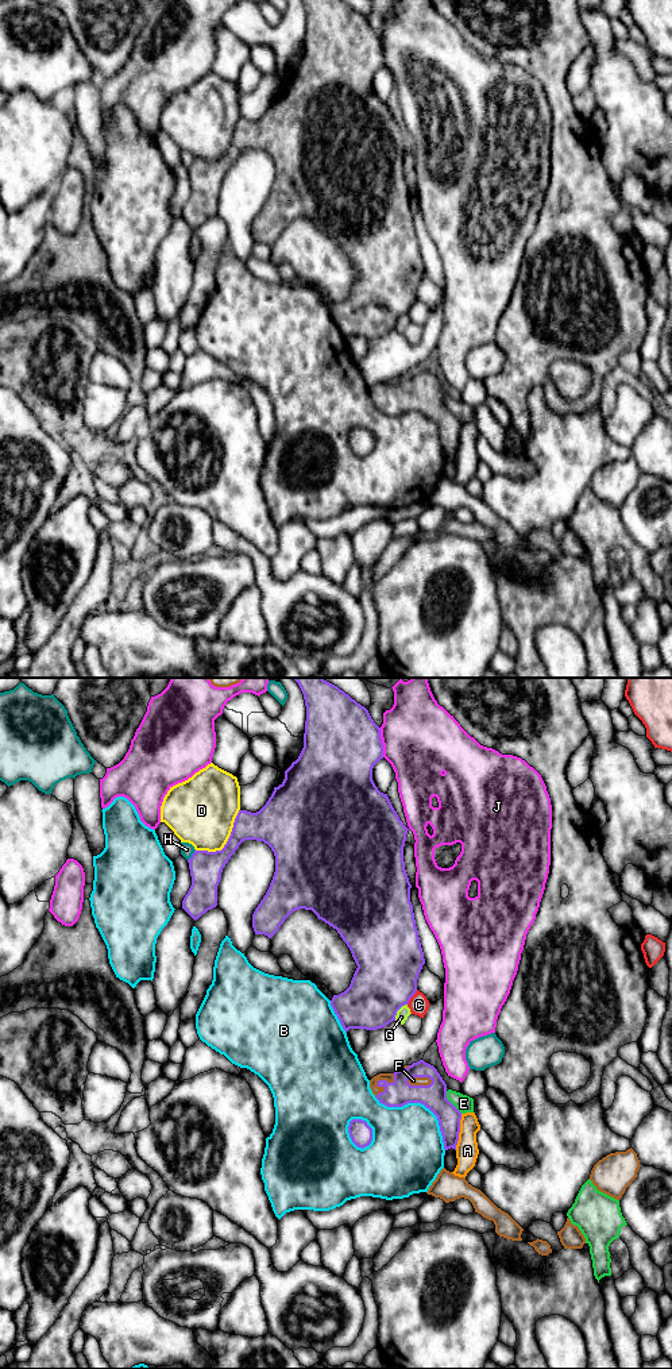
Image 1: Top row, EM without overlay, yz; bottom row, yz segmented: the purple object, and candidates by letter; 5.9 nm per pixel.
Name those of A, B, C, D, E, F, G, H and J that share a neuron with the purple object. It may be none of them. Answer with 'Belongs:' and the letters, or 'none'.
Belongs: none

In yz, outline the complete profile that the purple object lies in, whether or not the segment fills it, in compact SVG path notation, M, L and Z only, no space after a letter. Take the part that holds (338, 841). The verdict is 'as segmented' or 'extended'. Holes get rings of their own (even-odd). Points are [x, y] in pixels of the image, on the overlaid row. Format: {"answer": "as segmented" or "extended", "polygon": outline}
{"answer": "as segmented", "polygon": "M294 678L298 683L306 706L306 721L305 721L305 733L304 733L304 748L296 761L285 771L285 779L278 786L274 787L274 791L266 805L256 813L251 813L247 810L239 810L231 836L221 851L208 852L208 851L194 851L192 857L188 860L192 886L182 901L182 909L196 921L208 910L217 906L217 886L221 879L221 872L231 856L239 848L239 845L246 840L256 840L267 844L275 856L275 872L270 887L255 909L252 914L252 928L255 934L264 934L271 938L285 922L285 919L296 910L305 909L312 910L318 919L324 921L329 926L337 930L343 941L349 948L352 957L358 965L354 977L351 980L349 987L339 994L333 995L331 1000L331 1006L337 1015L343 1029L345 1033L349 1029L366 1029L366 1030L376 1030L382 1029L390 1022L395 1021L397 1011L409 1003L410 998L417 991L417 979L425 964L424 952L421 948L418 930L416 926L413 905L410 902L410 888L412 884L409 882L405 861L403 861L403 847L406 841L408 828L399 820L397 811L394 810L387 794L383 794L378 790L372 780L372 768L374 766L383 759L383 744L381 739L381 729L371 718L368 710L352 699L348 694L340 690L337 686L324 680L323 678Z"}

